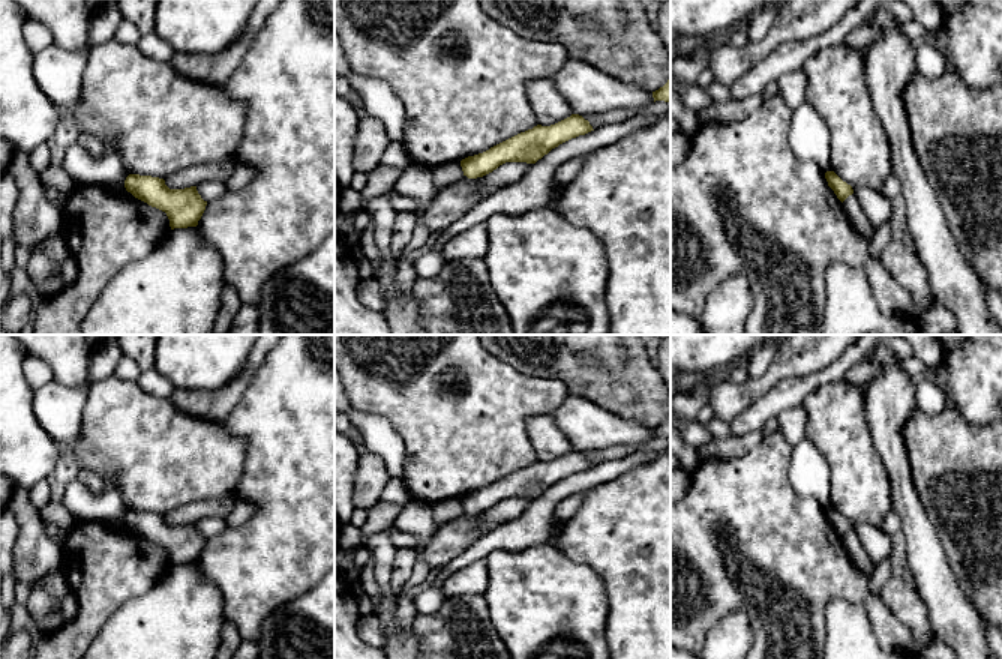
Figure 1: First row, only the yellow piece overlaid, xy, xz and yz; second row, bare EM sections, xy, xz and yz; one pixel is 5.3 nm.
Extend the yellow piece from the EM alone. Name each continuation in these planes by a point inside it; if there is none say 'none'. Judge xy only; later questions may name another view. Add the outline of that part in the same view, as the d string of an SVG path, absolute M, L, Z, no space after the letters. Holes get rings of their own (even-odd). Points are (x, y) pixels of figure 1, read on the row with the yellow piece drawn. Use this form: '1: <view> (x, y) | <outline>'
none

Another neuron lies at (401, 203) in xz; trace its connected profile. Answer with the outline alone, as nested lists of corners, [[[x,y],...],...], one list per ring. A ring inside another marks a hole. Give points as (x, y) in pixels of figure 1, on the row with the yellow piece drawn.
[[[393,192],[390,195],[390,204],[392,207],[399,213],[399,212],[418,212],[418,204],[416,200],[410,198],[408,195],[400,195],[398,192]]]

